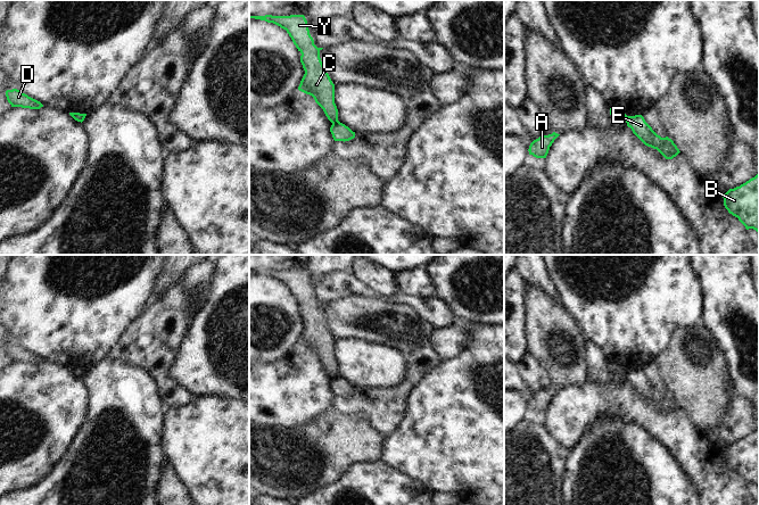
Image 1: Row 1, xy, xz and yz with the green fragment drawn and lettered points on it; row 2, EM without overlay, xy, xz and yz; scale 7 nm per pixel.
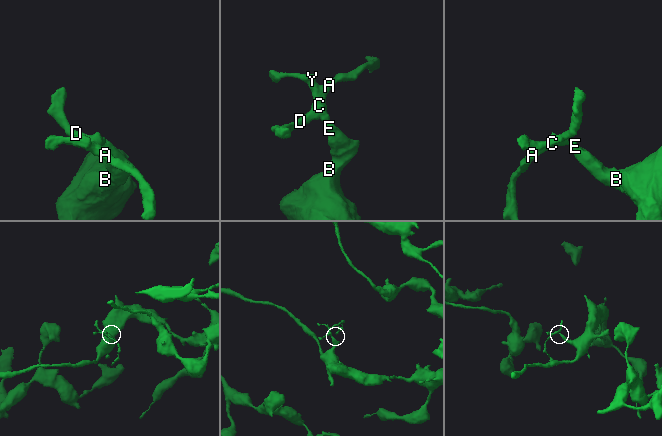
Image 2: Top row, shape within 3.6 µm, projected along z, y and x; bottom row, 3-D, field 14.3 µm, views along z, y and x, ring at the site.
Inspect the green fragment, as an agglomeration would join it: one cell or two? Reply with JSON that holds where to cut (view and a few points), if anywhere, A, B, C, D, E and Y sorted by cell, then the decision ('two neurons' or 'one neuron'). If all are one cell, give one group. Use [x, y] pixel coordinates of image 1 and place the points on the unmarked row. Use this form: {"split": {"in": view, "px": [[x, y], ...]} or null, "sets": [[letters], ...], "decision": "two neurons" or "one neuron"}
{"split": {"in": "xz", "px": [[338, 375], [332, 378]]}, "sets": [["A", "C", "D", "Y"], ["B", "E"]], "decision": "two neurons"}

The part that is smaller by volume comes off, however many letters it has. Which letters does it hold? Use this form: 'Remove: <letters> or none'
Remove: A, C, D, Y

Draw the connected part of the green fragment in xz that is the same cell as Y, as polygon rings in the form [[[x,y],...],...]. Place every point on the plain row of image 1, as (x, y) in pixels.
[[[265,270],[250,271],[249,273],[273,278],[287,285],[294,299],[302,308],[300,317],[305,325],[298,345],[312,350],[331,378],[338,376],[338,364],[335,358],[335,339],[332,338],[320,313],[320,306],[323,303],[317,303],[314,299],[305,271]]]

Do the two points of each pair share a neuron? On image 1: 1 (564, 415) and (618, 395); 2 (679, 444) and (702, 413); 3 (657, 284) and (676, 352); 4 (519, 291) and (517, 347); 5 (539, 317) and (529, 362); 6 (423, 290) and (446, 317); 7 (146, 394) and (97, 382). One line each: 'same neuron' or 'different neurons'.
1: same neuron
2: different neurons
3: different neurons
4: same neuron
5: different neurons
6: different neurons
7: same neuron

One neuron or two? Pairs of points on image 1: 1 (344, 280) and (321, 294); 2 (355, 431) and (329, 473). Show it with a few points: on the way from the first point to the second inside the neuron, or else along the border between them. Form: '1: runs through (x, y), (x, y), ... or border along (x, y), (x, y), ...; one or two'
1: runs through (338, 282), (331, 282), (326, 288); one
2: runs through (345, 441), (329, 457), (329, 463); one

